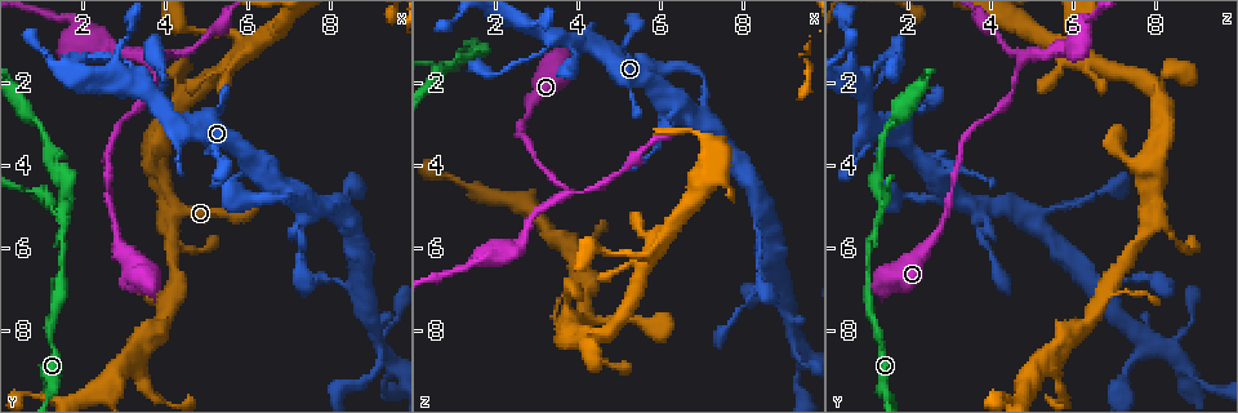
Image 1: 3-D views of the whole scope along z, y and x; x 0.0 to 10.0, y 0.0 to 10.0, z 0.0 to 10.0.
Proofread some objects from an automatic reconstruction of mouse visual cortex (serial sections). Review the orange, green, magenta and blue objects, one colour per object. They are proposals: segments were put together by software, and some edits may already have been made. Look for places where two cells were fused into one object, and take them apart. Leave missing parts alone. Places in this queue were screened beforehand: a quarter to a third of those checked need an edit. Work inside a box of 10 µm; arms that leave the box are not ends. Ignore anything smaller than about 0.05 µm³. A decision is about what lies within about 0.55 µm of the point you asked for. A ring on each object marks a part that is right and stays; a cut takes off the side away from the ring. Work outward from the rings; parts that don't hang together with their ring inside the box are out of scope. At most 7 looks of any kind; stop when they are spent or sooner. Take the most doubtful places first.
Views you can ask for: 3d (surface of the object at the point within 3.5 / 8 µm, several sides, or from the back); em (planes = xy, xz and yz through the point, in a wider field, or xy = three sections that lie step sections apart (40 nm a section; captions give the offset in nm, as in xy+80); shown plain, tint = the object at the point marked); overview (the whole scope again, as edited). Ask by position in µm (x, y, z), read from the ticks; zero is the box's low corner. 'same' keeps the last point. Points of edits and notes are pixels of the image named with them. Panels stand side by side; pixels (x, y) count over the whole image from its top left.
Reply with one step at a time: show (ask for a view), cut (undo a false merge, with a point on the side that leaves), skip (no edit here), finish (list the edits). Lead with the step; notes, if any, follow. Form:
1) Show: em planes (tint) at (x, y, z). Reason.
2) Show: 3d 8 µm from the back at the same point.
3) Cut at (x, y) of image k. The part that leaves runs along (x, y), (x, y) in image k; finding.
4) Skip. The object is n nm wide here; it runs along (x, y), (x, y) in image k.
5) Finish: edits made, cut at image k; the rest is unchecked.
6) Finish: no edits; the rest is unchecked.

Show: 3d 3.5 µm at (1.45, 5.10, 1.35). Two arms in line, one across.

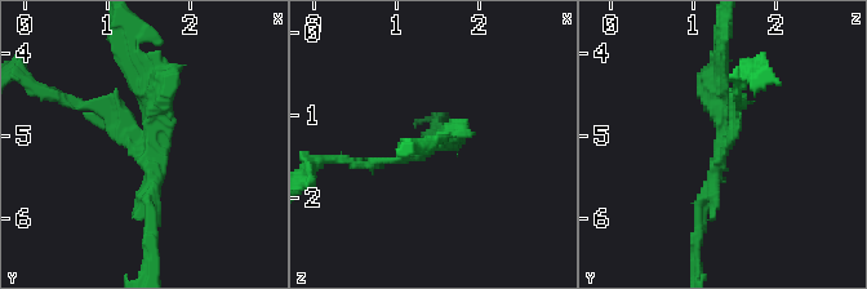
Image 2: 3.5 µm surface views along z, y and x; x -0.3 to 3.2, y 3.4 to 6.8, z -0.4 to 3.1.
Show: em xy step 2 (tint) at (1.50, 5.05, 1.35). Need the tissue.

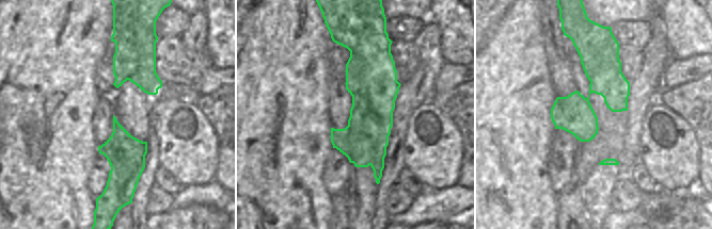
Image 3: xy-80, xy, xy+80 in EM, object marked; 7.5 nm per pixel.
Show: em planes (tint) at the same point.

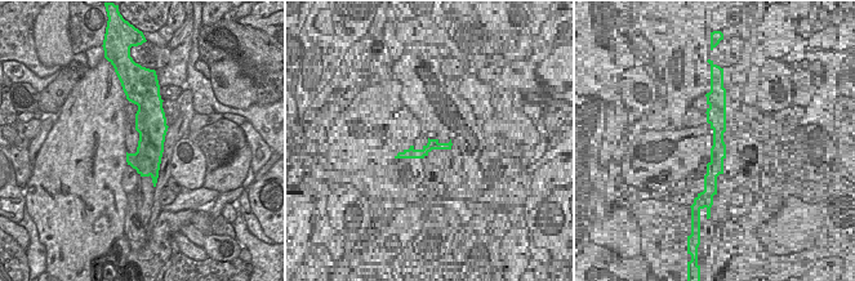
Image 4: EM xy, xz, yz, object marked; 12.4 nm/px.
Cut at (102, 110) of image 2. The part that leaves runs along (141, 137), (110, 101), (74, 106), (34, 85) in image 2; a second cell is stuck on.

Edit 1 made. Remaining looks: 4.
Show: 3d 3.5 µm at (9.15, 8.35, 7.85). Abrupt turn.

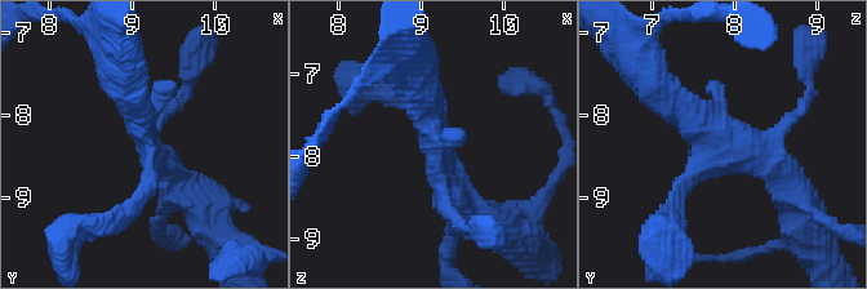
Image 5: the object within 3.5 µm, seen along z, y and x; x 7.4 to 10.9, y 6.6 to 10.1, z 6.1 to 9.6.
Skip. It runs along (657, 90), (788, 182) in image 5; continuous, no second cell.

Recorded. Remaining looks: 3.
Show: 3d 3.5 µm from the back at (3.60, 1.65, 4.75). Sharp bend.

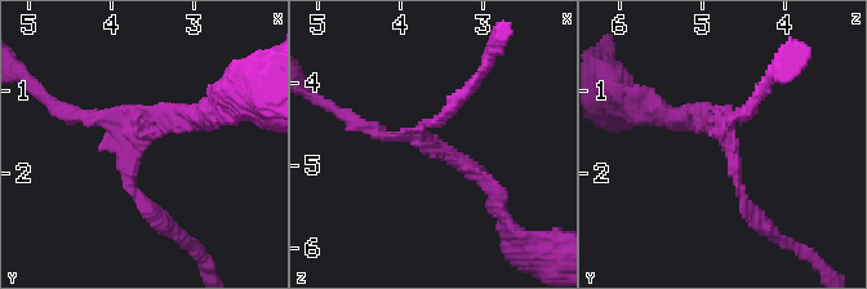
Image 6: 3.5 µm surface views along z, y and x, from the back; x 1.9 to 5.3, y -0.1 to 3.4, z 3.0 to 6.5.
Show: em xy step 5 (tint) at (3.65, 1.65, 4.65). 3 arms meet here; the arms are 150, 150, 200 nm wide.

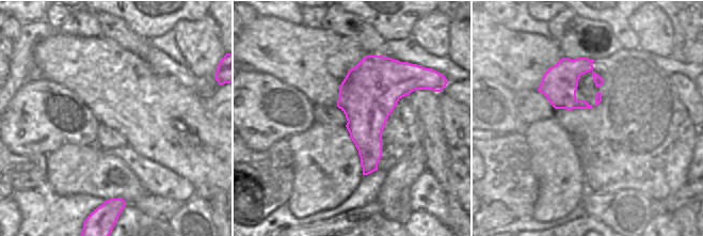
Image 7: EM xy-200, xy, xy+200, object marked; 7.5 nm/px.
Skip. It runs along (752, 216), (710, 120), (676, 116) in image 6; all the same cell.

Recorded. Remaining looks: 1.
Finish: edits made, cut at image 2; the rest is unchecked.

